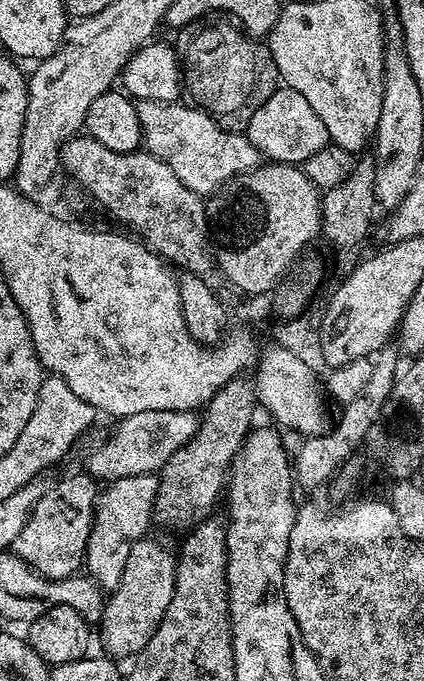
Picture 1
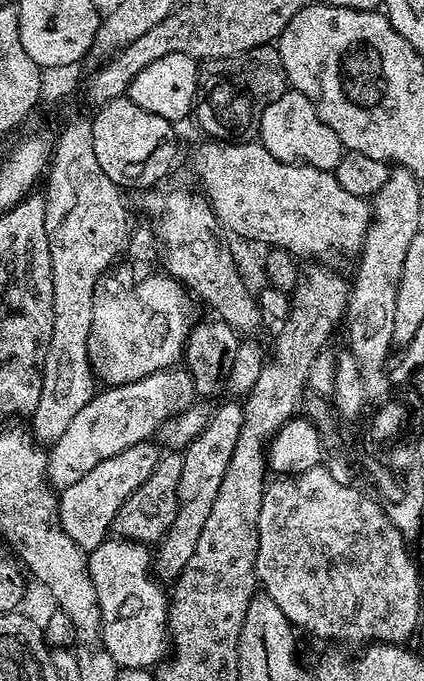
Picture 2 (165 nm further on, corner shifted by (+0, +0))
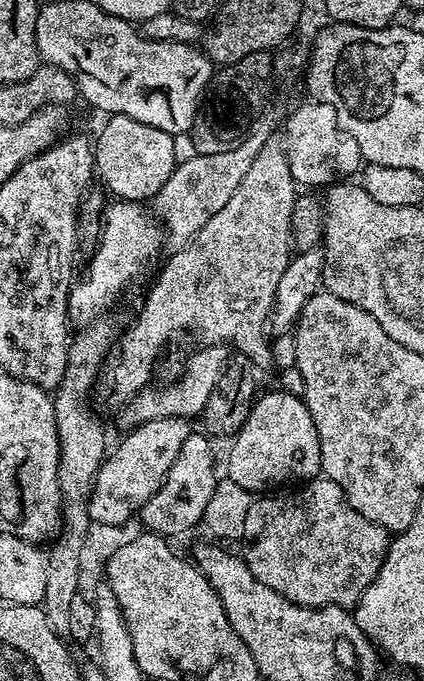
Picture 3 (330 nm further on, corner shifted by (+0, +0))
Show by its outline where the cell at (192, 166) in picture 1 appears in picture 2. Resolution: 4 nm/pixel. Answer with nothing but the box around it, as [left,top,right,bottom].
[192,142,372,258]

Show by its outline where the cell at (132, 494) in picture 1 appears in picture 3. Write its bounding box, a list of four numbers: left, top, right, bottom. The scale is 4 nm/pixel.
[138,430,218,538]

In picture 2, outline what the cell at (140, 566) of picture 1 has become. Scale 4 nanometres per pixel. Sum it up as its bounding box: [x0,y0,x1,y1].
[154,403,244,581]

